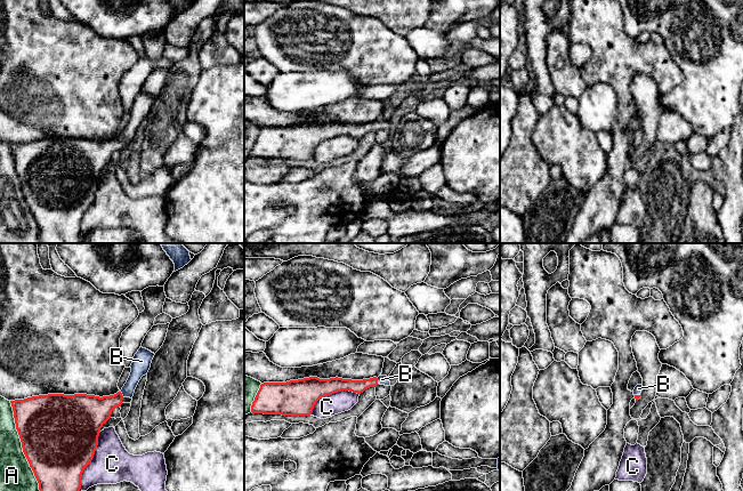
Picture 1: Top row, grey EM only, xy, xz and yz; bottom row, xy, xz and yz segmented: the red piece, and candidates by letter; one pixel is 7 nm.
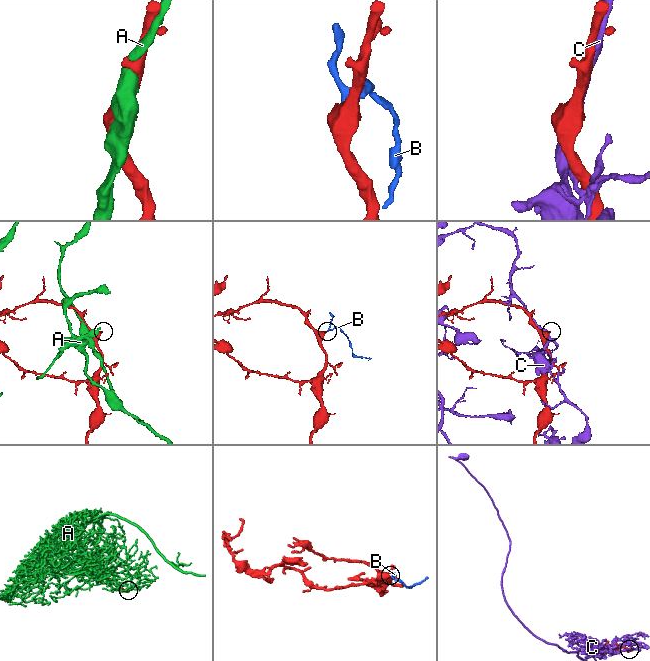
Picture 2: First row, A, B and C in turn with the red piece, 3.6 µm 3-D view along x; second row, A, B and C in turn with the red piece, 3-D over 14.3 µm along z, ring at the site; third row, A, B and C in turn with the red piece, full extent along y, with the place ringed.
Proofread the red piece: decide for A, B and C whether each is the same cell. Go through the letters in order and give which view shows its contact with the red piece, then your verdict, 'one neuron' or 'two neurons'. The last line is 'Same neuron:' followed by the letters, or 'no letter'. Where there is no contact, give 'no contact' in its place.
A: contact in xy; two neurons
B: contact in xy; one neuron
C: contact in xy; two neurons
Same neuron: B

